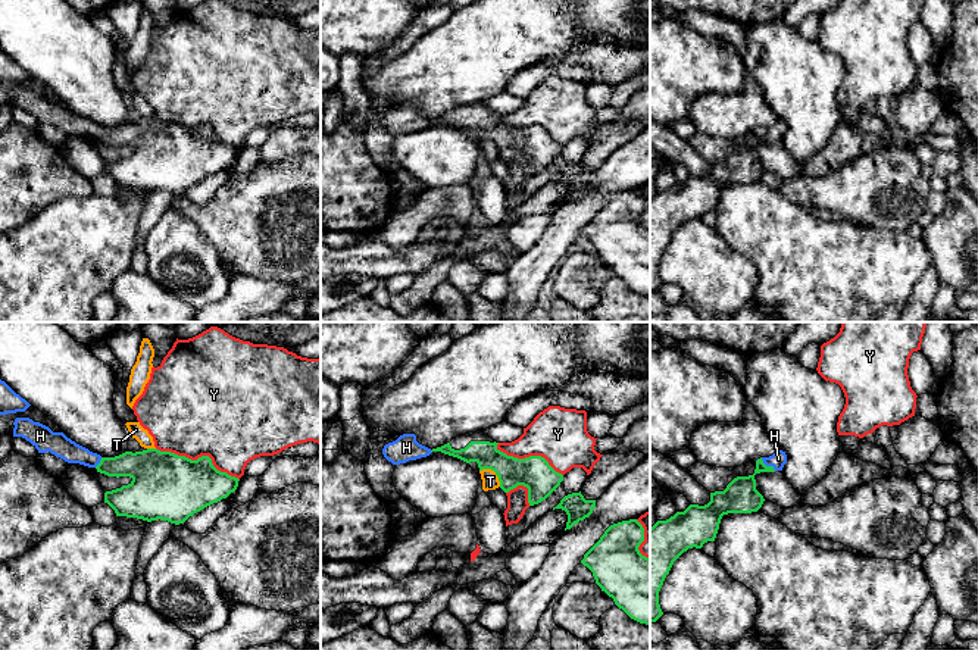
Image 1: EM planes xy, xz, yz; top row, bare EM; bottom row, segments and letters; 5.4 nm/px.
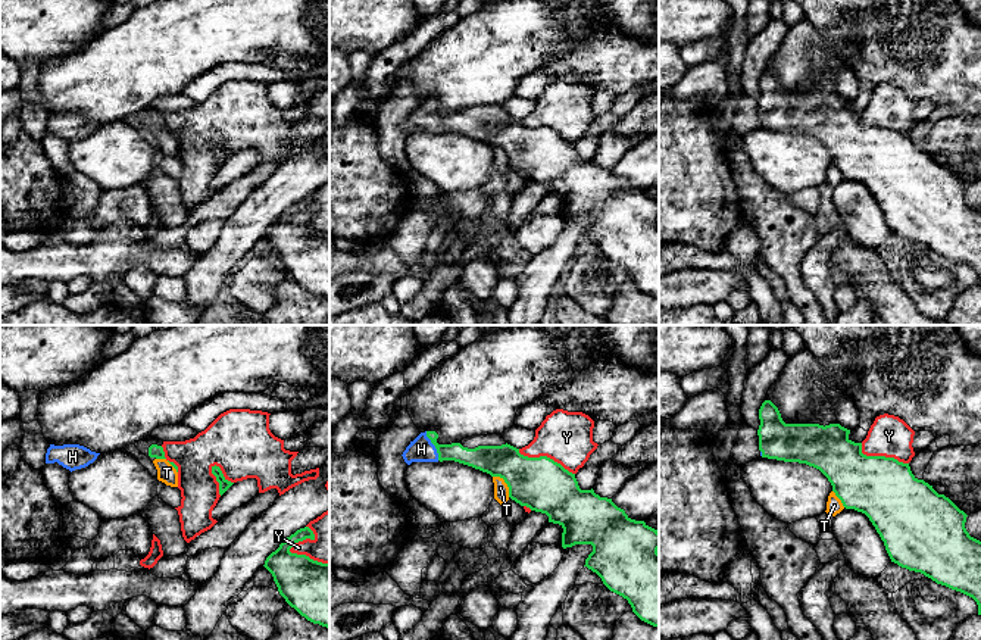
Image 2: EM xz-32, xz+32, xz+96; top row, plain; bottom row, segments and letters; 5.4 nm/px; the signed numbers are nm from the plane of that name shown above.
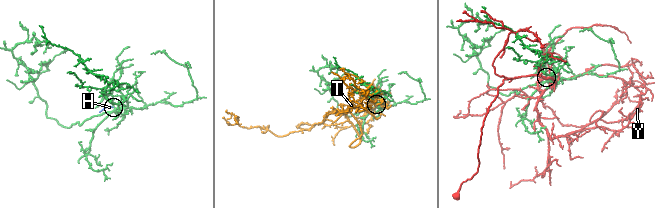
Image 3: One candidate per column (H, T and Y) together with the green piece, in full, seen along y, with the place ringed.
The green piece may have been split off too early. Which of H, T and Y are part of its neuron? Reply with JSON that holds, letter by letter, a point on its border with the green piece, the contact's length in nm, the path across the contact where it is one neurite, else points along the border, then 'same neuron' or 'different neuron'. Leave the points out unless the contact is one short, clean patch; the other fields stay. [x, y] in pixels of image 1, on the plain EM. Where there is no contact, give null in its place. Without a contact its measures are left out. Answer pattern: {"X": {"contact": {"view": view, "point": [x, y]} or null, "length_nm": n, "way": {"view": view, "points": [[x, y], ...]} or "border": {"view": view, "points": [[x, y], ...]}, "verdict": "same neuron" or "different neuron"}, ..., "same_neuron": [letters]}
{"H": {"contact": {"view": "yz", "point": [768, 137]}, "length_nm": 110, "way": {"view": "yz", "points": [[740, 166], [750, 149], [768, 137], [778, 130]]}, "verdict": "same neuron"}, "T": {"contact": {"view": "xz", "point": [494, 141]}, "length_nm": 150, "verdict": "different neuron"}, "Y": {"contact": {"view": "xy", "point": [199, 128]}, "length_nm": 480, "verdict": "different neuron"}, "same_neuron": ["H"]}

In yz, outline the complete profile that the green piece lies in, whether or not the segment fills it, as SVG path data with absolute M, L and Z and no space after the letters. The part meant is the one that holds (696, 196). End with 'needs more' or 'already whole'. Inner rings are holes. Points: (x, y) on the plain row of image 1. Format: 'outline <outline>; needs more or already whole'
outline M778 119L772 126L756 131L753 146L737 147L724 162L710 163L707 175L690 175L650 199L650 293L663 285L659 262L674 232L688 219L702 219L704 213L715 212L724 185L757 182L765 169L756 160L754 146L782 141L785 134L787 125Z; needs more

